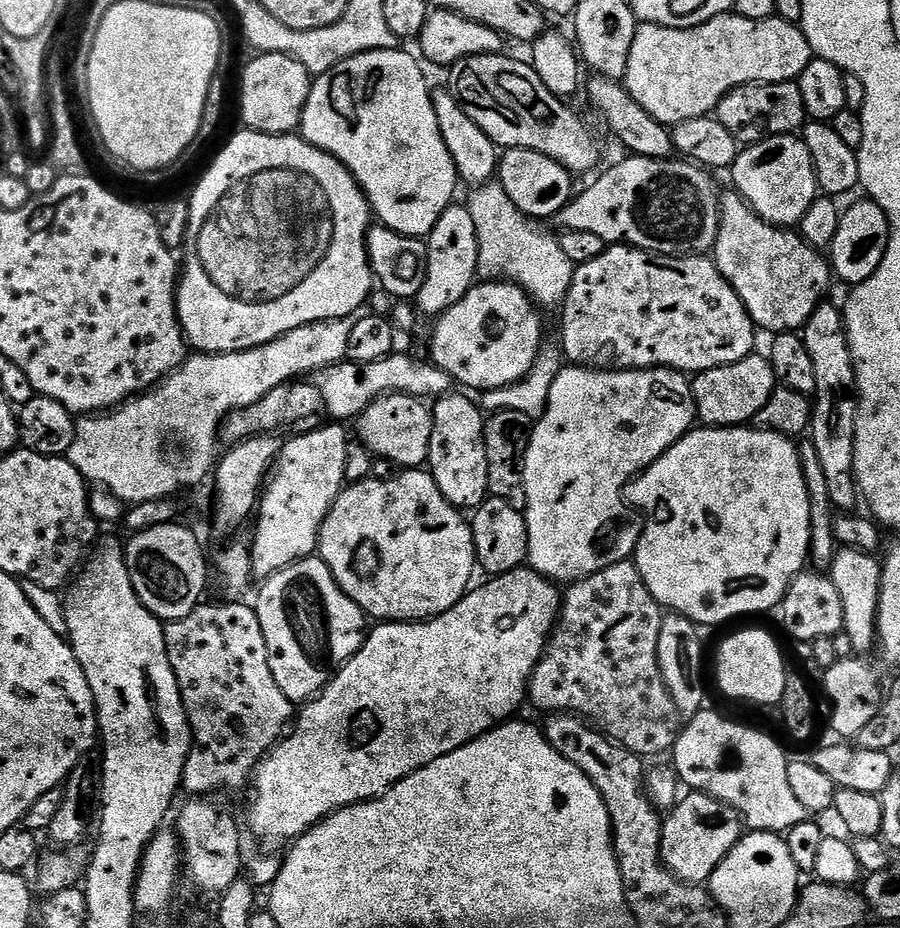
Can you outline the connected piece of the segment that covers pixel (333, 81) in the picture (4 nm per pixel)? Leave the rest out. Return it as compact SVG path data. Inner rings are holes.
M394 47L390 50L363 52L338 62L338 66L334 66L326 74L315 77L312 81L308 101L304 107L304 113L300 119L298 132L306 142L318 146L322 151L330 153L334 158L338 158L338 162L346 165L350 170L350 174L358 181L360 188L364 191L364 197L372 208L373 217L381 225L397 232L400 236L427 238L430 230L434 230L434 222L438 222L438 218L442 218L445 210L457 199L456 184L458 185L458 177L454 166L454 158L450 158L450 150L446 150L446 142L442 142L442 130L438 130L438 114L434 114L432 92L430 87L428 88L428 80L424 77L423 70L420 69L421 61L415 55L412 57L410 53L400 51L399 47Z

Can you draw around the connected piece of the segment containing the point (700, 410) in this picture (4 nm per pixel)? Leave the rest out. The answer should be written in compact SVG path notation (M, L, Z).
M753 354L730 366L697 372L691 382L699 423L713 428L735 428L755 421L758 410L770 402L770 394L778 386L772 364L764 354Z

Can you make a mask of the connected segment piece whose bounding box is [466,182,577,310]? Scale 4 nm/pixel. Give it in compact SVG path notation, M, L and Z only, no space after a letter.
M499 182L473 187L471 192L472 197L466 200L466 206L470 210L470 218L474 218L474 230L478 234L477 277L484 282L516 284L544 310L555 304L556 307L563 305L577 265L566 258L559 239L543 232L539 223L520 212Z

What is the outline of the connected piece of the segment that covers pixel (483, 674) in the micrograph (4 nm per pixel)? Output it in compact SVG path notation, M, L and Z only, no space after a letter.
M521 566L510 570L501 576L491 577L481 588L473 587L464 593L463 598L450 610L446 610L441 616L434 616L430 620L419 622L380 622L376 629L367 633L364 644L347 664L339 669L328 681L328 685L319 694L312 697L299 709L294 720L294 727L283 738L277 740L275 746L268 751L268 755L256 765L252 774L250 789L252 788L252 805L248 808L248 824L252 832L260 840L288 840L295 842L304 832L308 832L319 820L324 820L332 812L340 808L348 808L351 804L361 804L364 800L375 800L383 792L393 788L402 778L414 774L414 770L422 770L434 758L442 758L458 746L466 746L474 738L486 734L491 728L511 721L512 716L523 705L528 691L528 681L532 678L532 672L536 663L544 654L544 648L552 635L562 607L562 592L553 581L545 576L539 576L533 568Z

